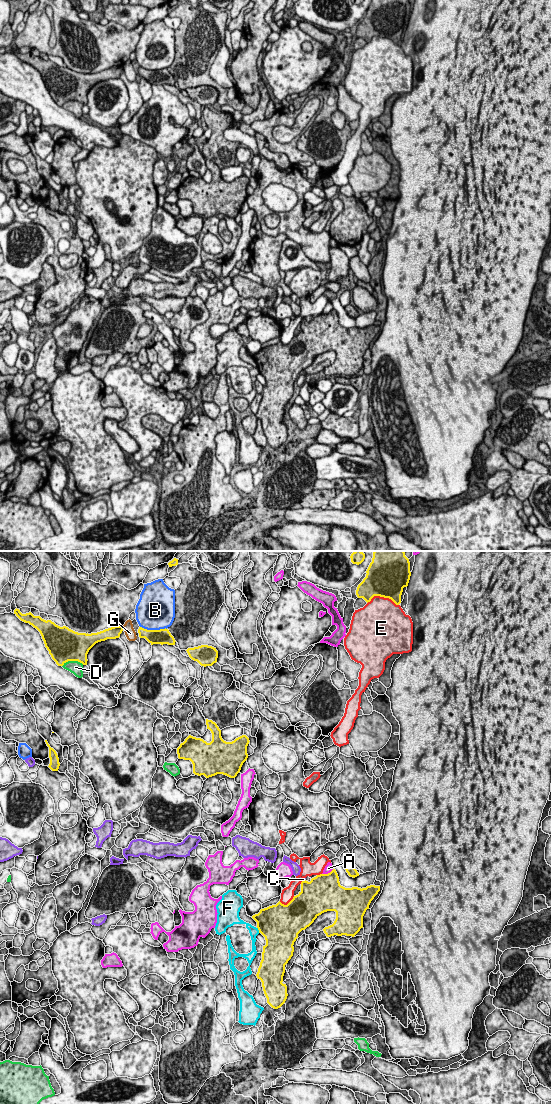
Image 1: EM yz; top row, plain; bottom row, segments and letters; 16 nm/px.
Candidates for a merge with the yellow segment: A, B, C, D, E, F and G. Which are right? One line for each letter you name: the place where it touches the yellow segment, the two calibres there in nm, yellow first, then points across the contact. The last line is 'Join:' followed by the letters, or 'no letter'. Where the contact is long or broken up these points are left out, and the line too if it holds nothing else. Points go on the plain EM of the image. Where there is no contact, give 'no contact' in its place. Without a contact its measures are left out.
C: contact yz (303, 321); calibres 400 and 50 nm; way yz (313, 333), (303, 321), (303, 319)
Join: C

